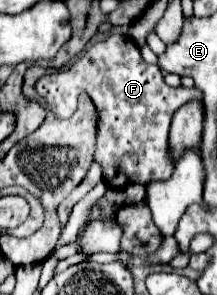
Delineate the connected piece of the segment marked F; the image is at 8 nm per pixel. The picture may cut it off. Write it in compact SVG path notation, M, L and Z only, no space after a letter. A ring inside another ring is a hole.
M111 35L101 43L93 43L69 69L45 75L37 81L37 93L47 99L49 109L67 119L77 109L77 99L86 92L99 113L99 135L95 161L103 165L103 179L109 187L125 187L129 183L165 181L173 175L167 133L173 113L191 99L201 99L197 87L169 87L159 67L143 61L137 45L129 37Z

